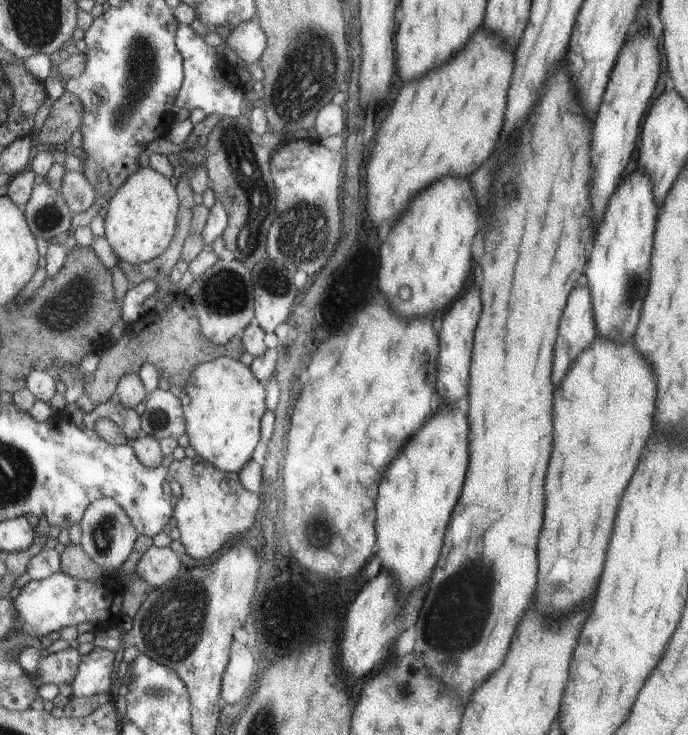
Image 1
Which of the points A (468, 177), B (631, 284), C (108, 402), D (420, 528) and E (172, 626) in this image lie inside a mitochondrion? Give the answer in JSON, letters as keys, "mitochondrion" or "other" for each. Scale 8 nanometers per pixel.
{"A":"other","B":"mitochondrion","C":"other","D":"other","E":"mitochondrion"}

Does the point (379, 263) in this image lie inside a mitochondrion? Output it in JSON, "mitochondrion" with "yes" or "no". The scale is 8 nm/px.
{"mitochondrion":"no"}

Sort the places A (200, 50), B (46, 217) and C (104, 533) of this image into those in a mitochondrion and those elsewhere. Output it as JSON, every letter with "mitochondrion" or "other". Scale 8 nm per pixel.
{"A":"other","B":"mitochondrion","C":"mitochondrion"}

